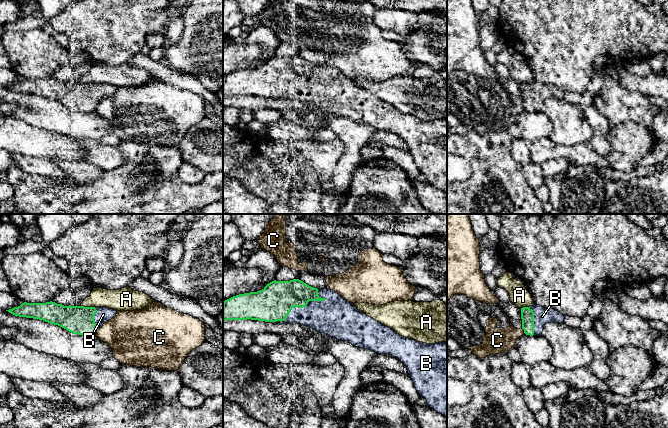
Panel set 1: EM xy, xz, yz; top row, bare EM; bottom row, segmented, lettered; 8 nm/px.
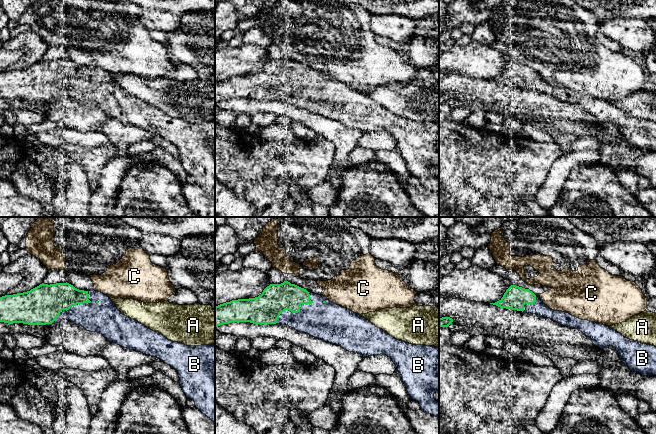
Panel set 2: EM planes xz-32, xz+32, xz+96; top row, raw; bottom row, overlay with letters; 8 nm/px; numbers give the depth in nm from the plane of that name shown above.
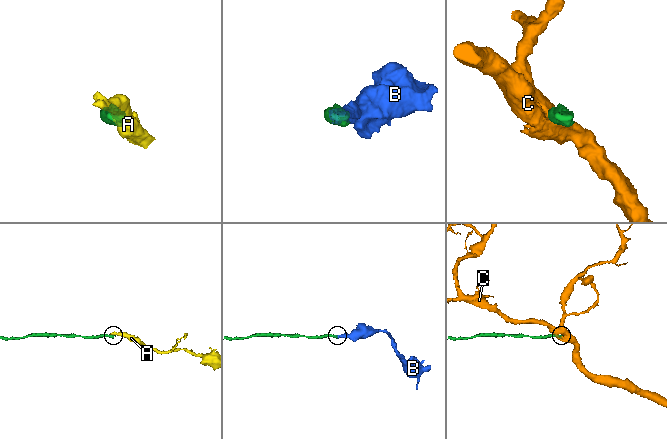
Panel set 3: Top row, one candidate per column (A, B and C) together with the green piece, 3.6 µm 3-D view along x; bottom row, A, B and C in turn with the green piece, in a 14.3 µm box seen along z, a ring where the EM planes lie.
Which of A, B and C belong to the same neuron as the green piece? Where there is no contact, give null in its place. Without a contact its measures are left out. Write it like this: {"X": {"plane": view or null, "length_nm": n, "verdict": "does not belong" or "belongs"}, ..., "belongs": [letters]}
{"A": {"plane": "xy", "length_nm": 110, "verdict": "does not belong"}, "B": {"plane": "xz", "length_nm": 460, "verdict": "belongs"}, "C": {"plane": "yz", "length_nm": 60, "verdict": "does not belong"}, "belongs": ["B"]}

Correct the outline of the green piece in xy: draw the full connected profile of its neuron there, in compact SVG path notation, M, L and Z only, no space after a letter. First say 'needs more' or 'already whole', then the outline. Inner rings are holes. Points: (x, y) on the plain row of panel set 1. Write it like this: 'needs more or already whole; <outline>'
needs more; M52 77L24 78L6 87L19 93L43 96L82 112L95 111L97 105L117 89L116 86L107 83L64 82Z

